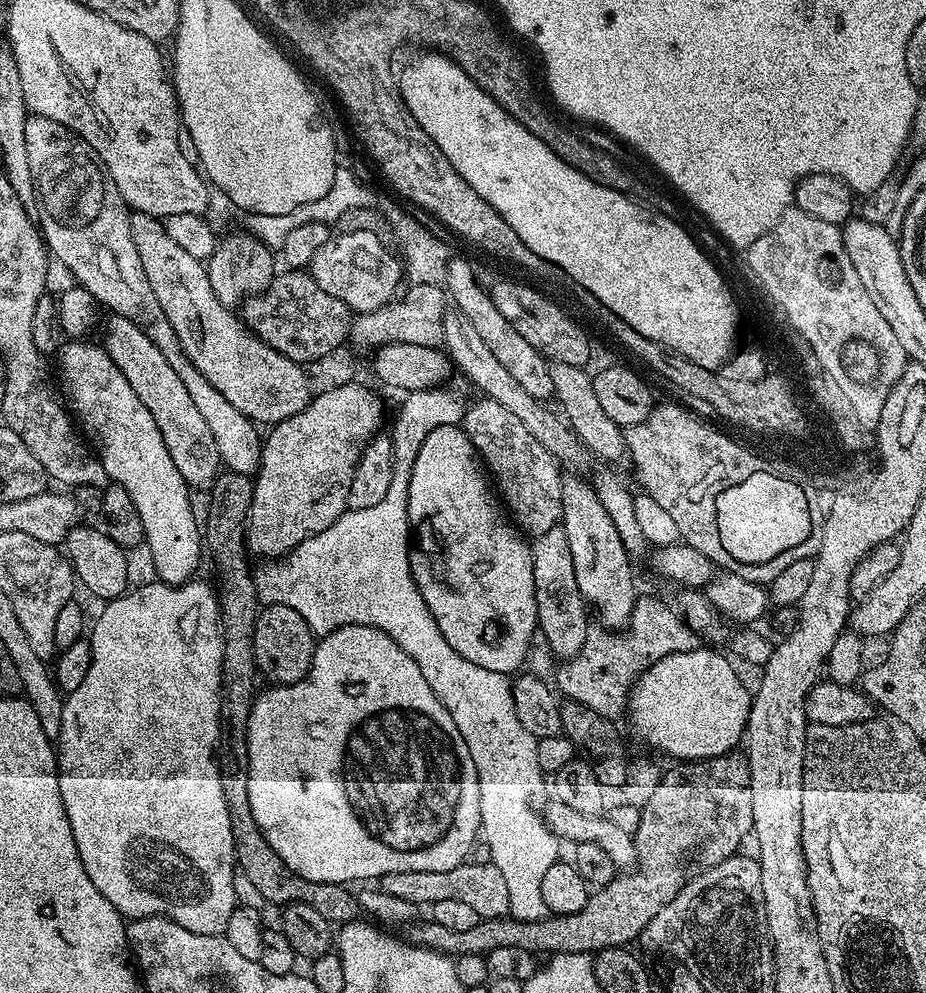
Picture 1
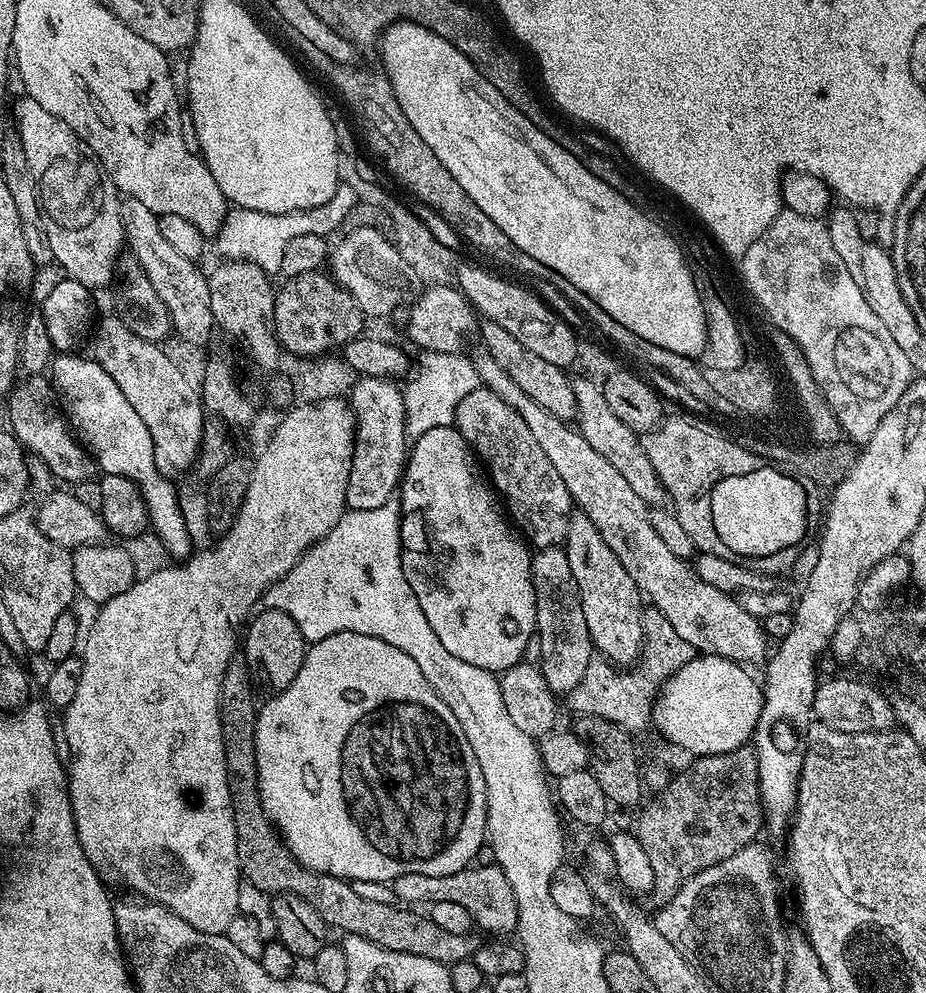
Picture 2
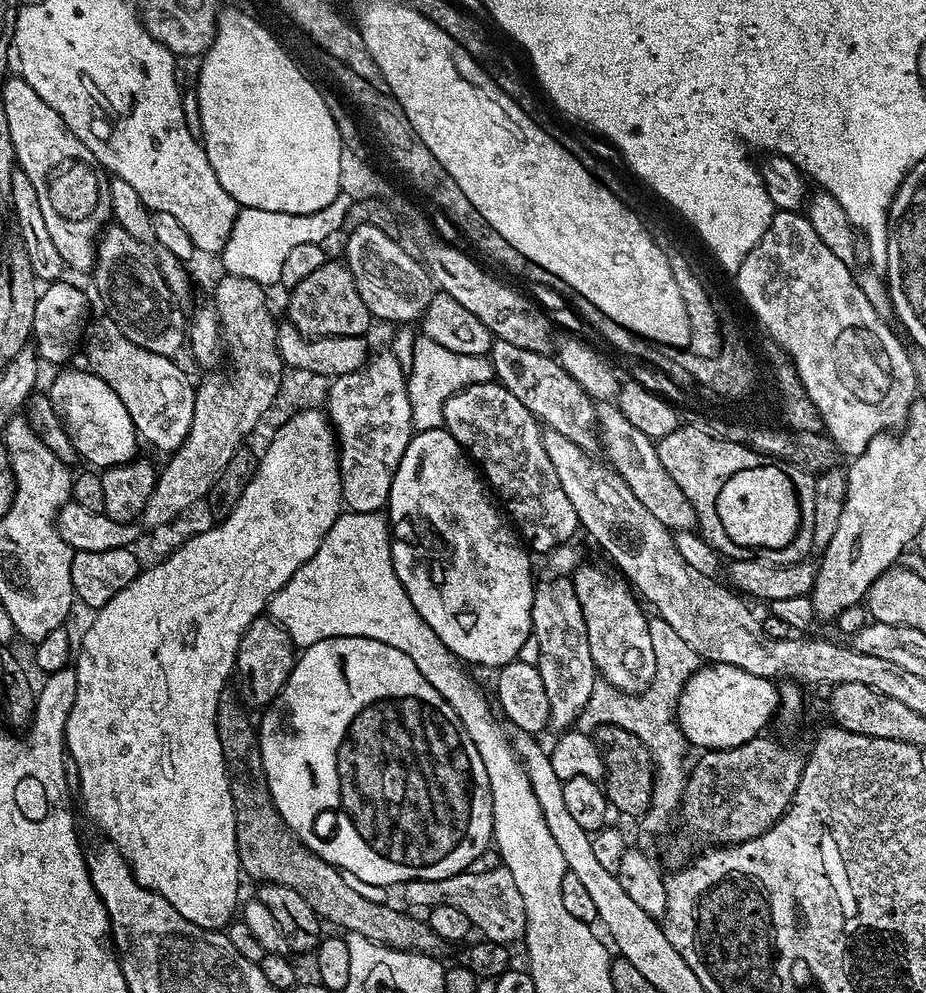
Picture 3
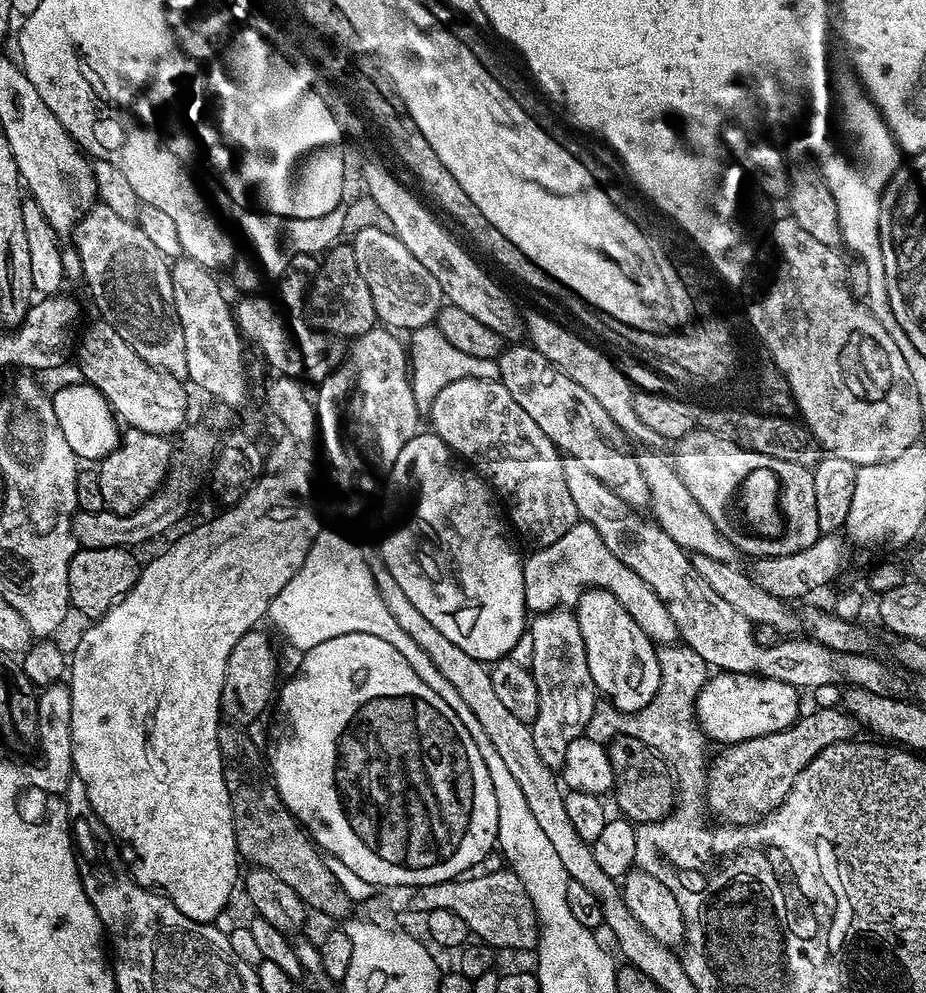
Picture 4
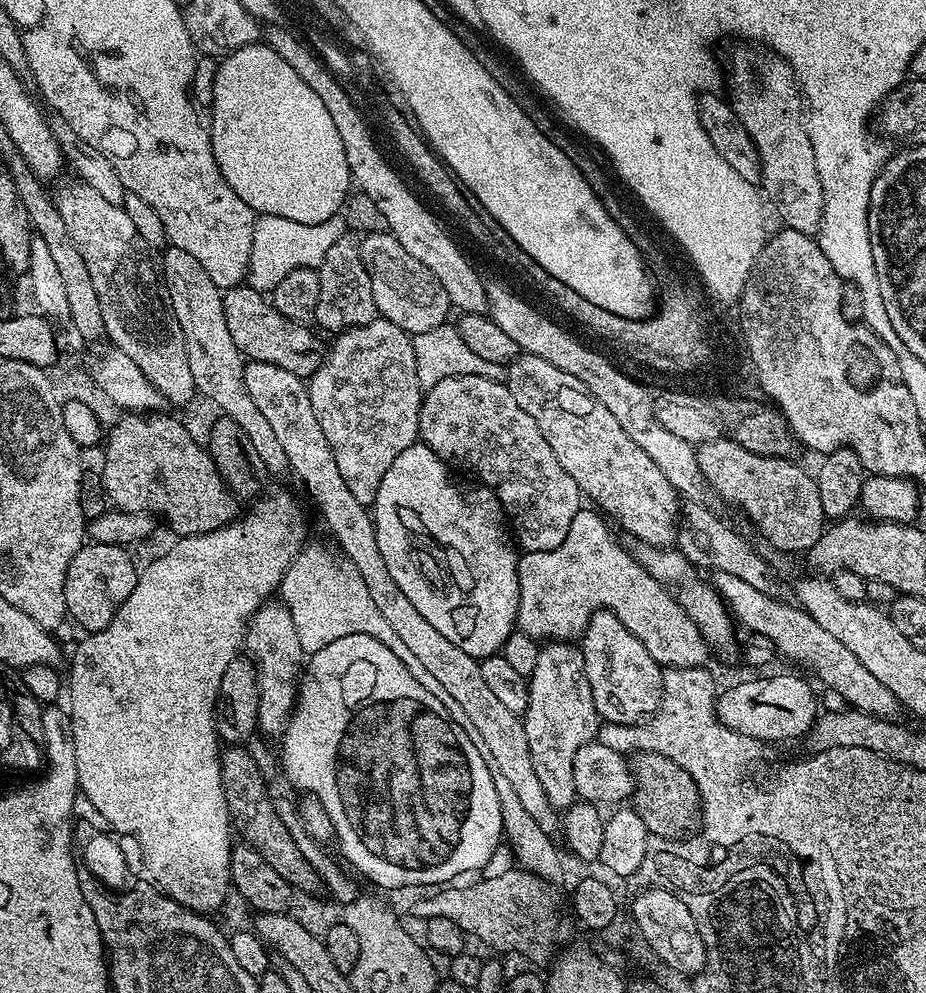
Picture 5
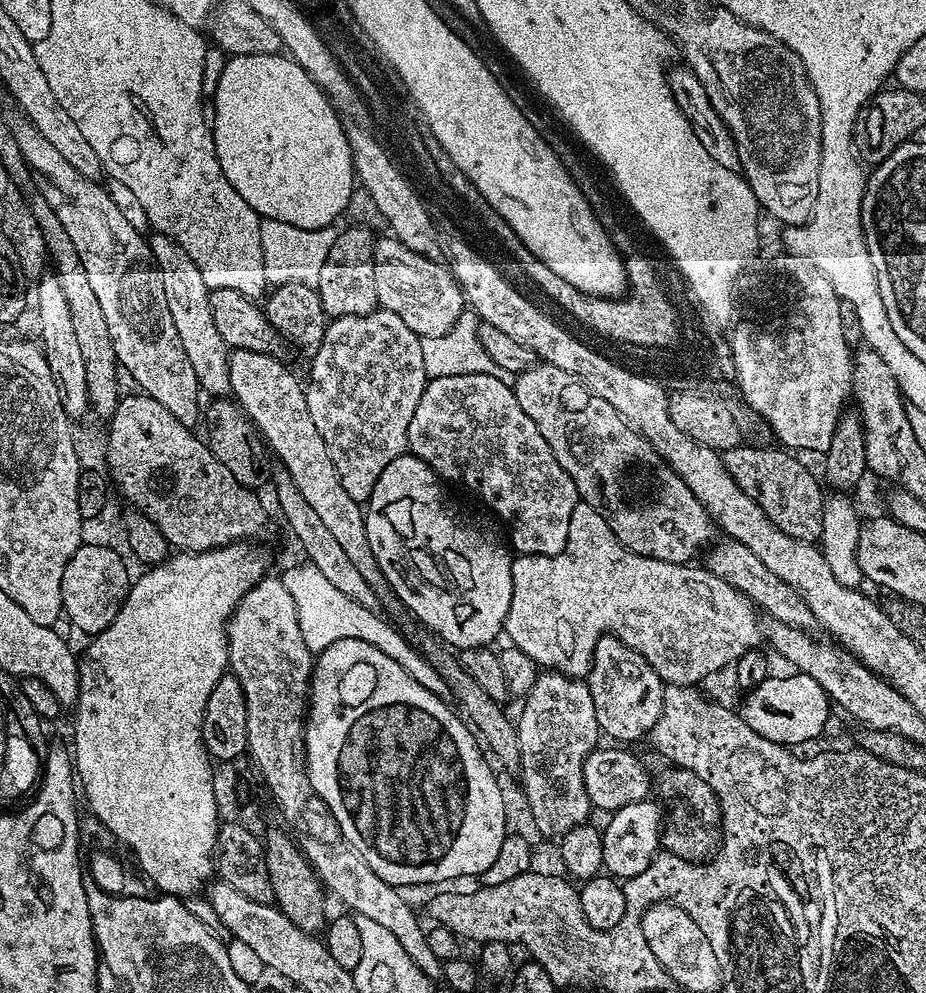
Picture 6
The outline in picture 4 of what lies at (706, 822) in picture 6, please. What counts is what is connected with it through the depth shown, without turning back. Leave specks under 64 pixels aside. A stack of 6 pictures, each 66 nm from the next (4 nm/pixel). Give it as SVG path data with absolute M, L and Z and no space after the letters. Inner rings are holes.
M618 736L606 747L616 775L614 797L620 807L619 815L635 825L665 820L678 803L678 785L667 762L646 742L638 742L638 738Z

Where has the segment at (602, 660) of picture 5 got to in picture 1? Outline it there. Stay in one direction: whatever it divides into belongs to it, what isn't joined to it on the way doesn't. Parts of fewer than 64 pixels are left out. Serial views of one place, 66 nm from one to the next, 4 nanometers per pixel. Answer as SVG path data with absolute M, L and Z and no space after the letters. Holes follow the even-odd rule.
M570 474L564 476L562 516L566 542L570 542L570 554L574 558L574 578L578 578L578 590L584 596L585 605L590 606L595 619L597 616L603 627L623 629L632 617L638 599L636 580L632 577L633 557L623 545L610 514L587 479Z

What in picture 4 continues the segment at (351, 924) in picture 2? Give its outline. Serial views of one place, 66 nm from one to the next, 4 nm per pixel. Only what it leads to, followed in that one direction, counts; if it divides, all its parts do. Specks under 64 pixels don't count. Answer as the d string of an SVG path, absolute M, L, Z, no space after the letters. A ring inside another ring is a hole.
M229 724L221 725L219 730L223 778L230 794L237 853L249 865L265 868L270 870L270 874L282 878L282 882L286 882L286 886L290 886L294 894L302 897L313 913L347 917L350 912L347 890L336 881L335 874L328 869L329 861L322 855L321 849L316 847L300 821L282 802L261 748L259 750L244 732L247 731Z

